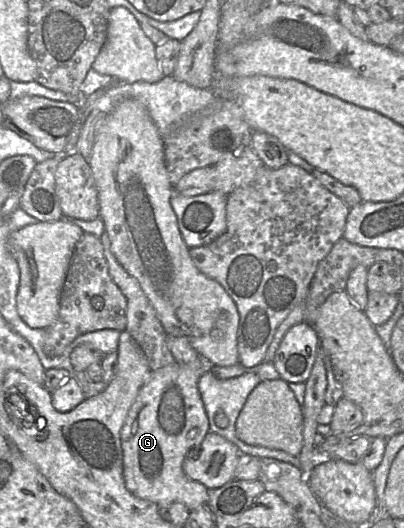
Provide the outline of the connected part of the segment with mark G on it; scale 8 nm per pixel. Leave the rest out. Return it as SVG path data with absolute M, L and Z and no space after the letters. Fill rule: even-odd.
M174 362L150 372L131 406L121 430L123 452L123 477L126 488L136 497L151 501L160 506L179 502L191 512L198 507L207 506L209 489L191 480L183 471L183 462L189 451L200 445L209 432L209 421L202 402L198 380L206 368L193 368Z

